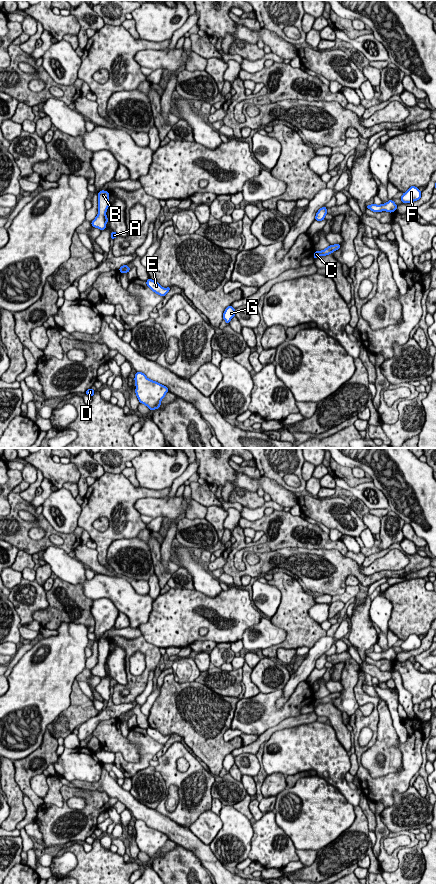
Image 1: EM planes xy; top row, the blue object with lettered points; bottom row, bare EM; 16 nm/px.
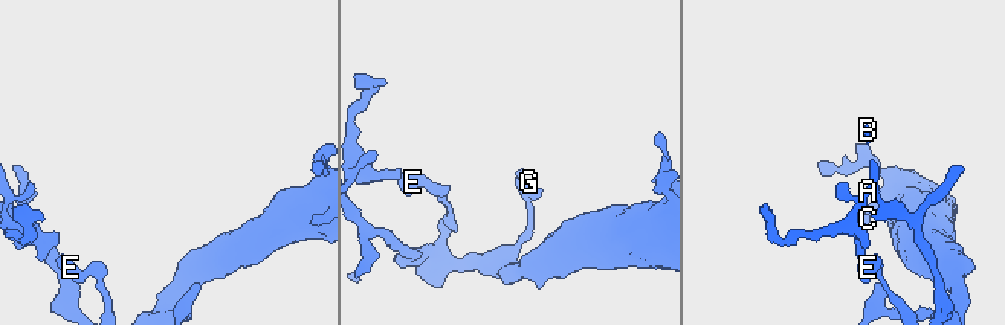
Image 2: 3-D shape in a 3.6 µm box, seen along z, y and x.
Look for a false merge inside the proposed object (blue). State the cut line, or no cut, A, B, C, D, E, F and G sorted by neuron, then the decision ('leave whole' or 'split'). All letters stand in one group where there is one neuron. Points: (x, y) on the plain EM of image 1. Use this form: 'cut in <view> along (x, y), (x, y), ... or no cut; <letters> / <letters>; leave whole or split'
cut in xy along (105, 662), (106, 670); A / B C D E F G; split

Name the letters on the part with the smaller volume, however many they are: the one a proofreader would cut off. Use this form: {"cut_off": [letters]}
{"cut_off": ["A"]}

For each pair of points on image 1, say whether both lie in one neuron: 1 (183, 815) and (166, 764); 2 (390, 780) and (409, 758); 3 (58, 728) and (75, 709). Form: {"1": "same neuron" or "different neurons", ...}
{"1": "same neuron", "2": "same neuron", "3": "same neuron"}

